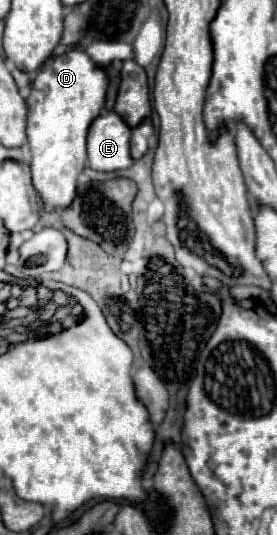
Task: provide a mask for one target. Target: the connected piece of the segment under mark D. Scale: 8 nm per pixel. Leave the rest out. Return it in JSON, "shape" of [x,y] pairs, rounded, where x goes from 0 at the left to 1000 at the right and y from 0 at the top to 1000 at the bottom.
{"shape":[[[245,86],[231,101],[195,105],[159,127],[144,127],[144,138],[108,157],[108,179],[101,179],[101,269],[116,280],[116,340],[130,359],[144,363],[166,393],[238,389],[267,363],[274,363],[274,333],[310,310],[310,250],[318,236],[347,217],[368,213],[375,183],[390,164],[390,138],[368,123],[339,120],[332,108],[310,97],[289,97],[274,86]]]}

